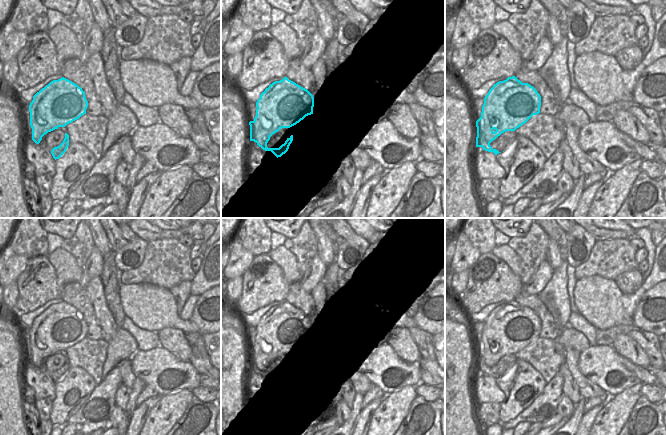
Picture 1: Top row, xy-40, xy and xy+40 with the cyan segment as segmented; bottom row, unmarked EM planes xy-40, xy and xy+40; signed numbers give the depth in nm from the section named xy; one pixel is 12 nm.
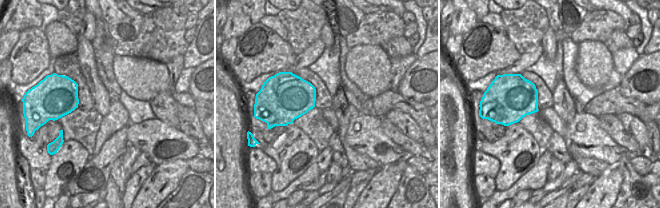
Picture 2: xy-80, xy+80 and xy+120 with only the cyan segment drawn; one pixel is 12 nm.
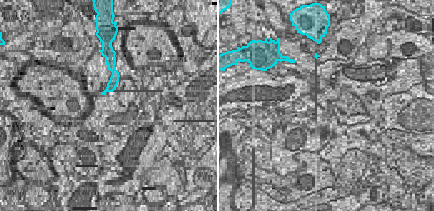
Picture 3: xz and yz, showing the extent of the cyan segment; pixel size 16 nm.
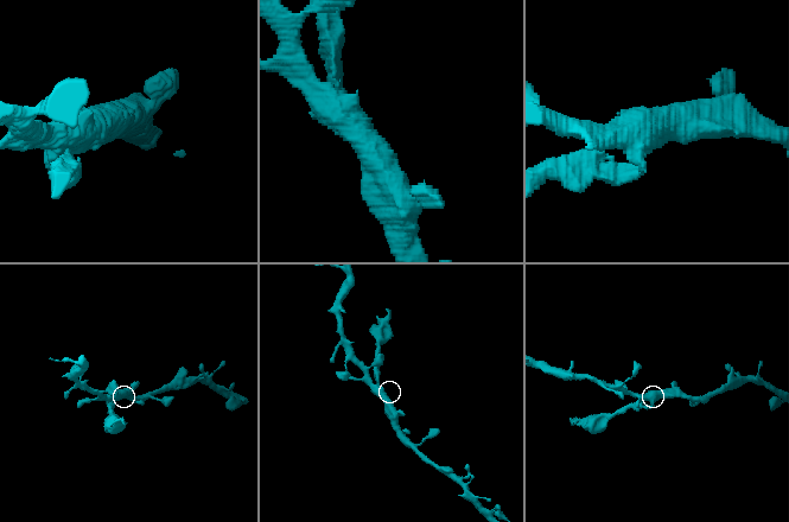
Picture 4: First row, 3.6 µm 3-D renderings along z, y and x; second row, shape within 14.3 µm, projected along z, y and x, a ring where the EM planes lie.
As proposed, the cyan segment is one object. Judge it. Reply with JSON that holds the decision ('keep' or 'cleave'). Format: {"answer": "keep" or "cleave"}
{"answer": "cleave"}

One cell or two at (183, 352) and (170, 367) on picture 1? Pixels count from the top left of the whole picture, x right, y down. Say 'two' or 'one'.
two

